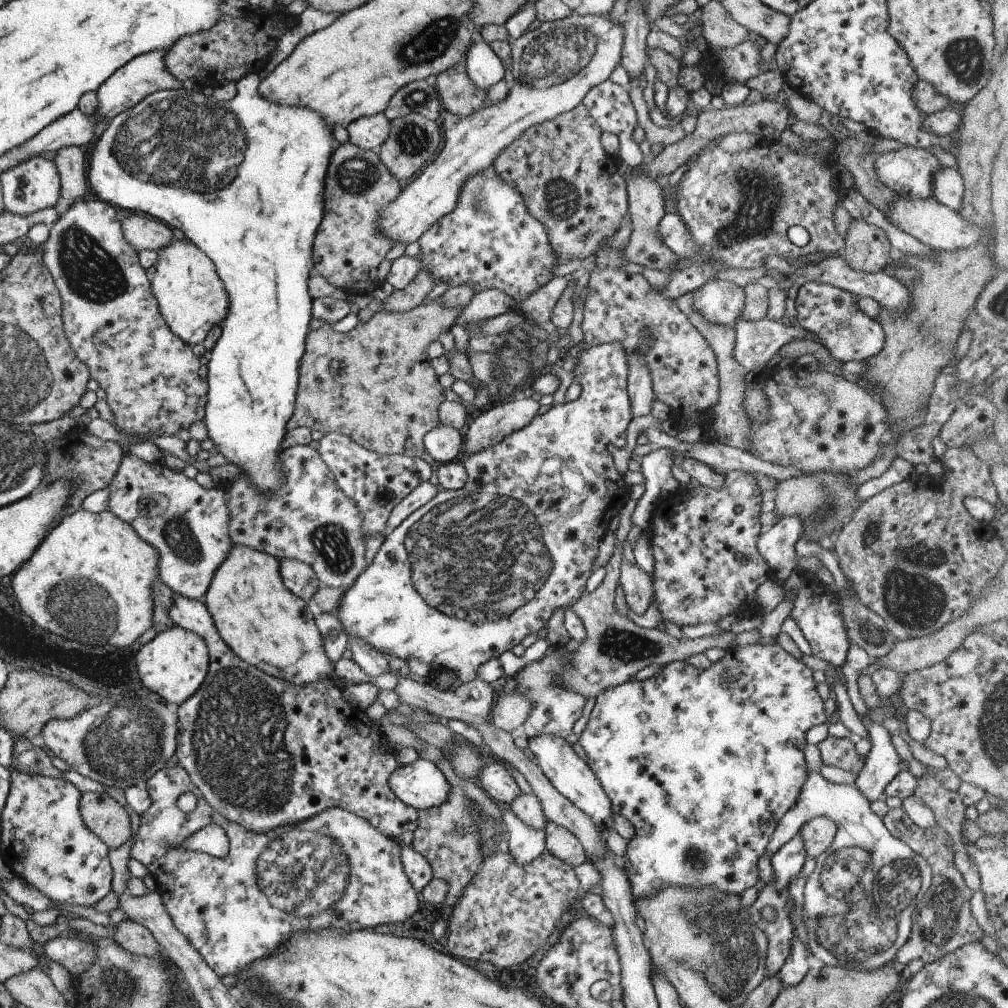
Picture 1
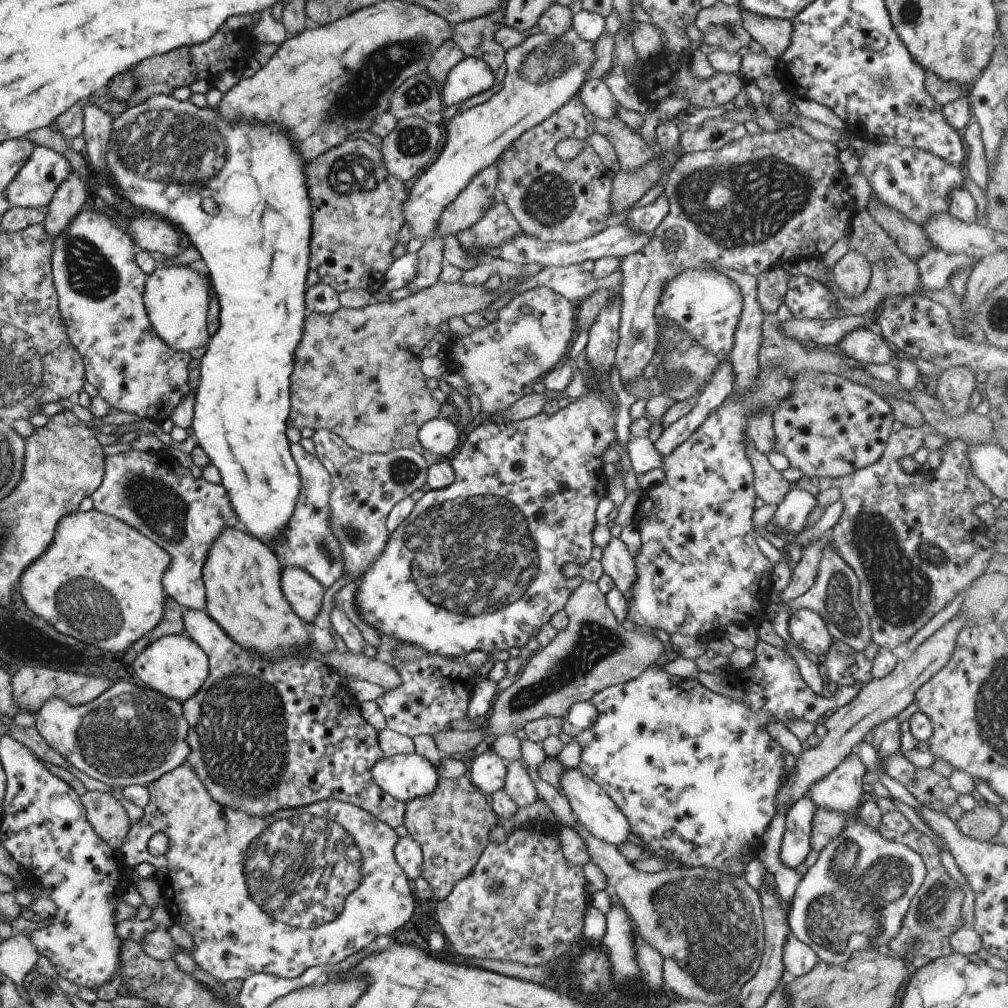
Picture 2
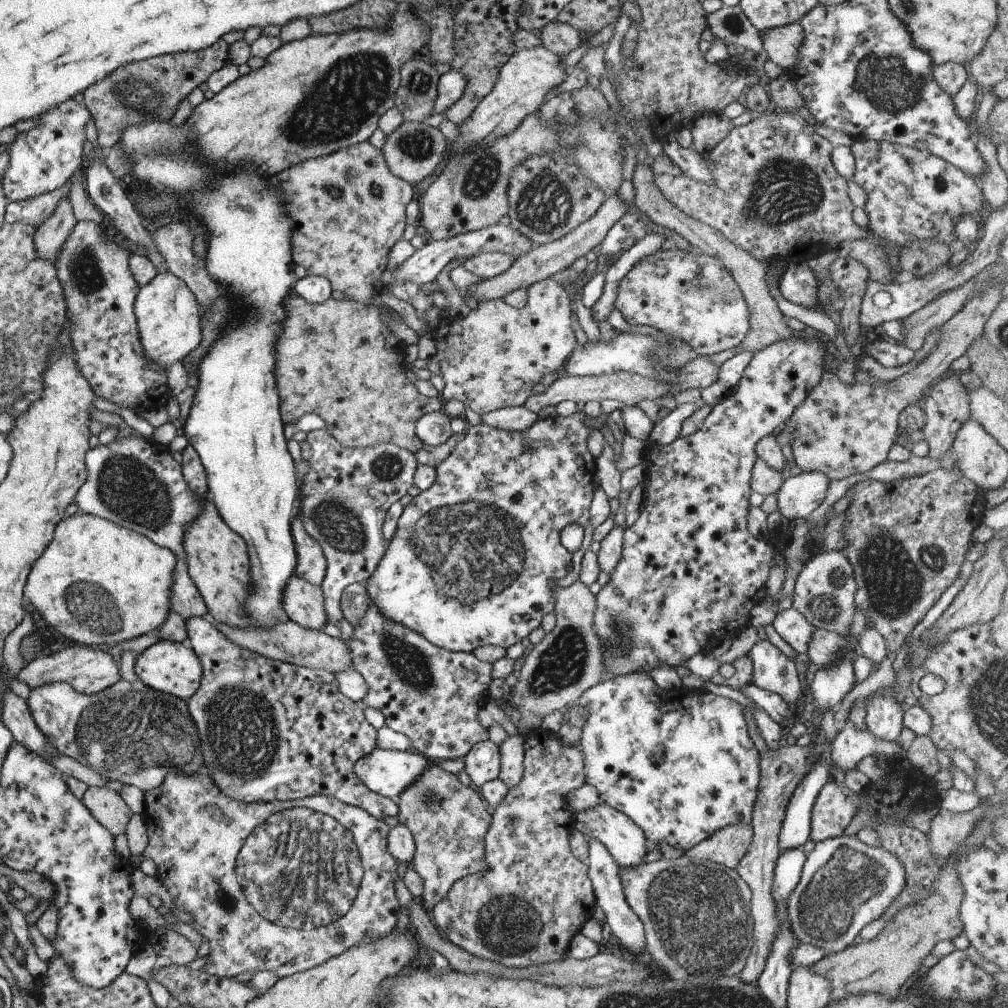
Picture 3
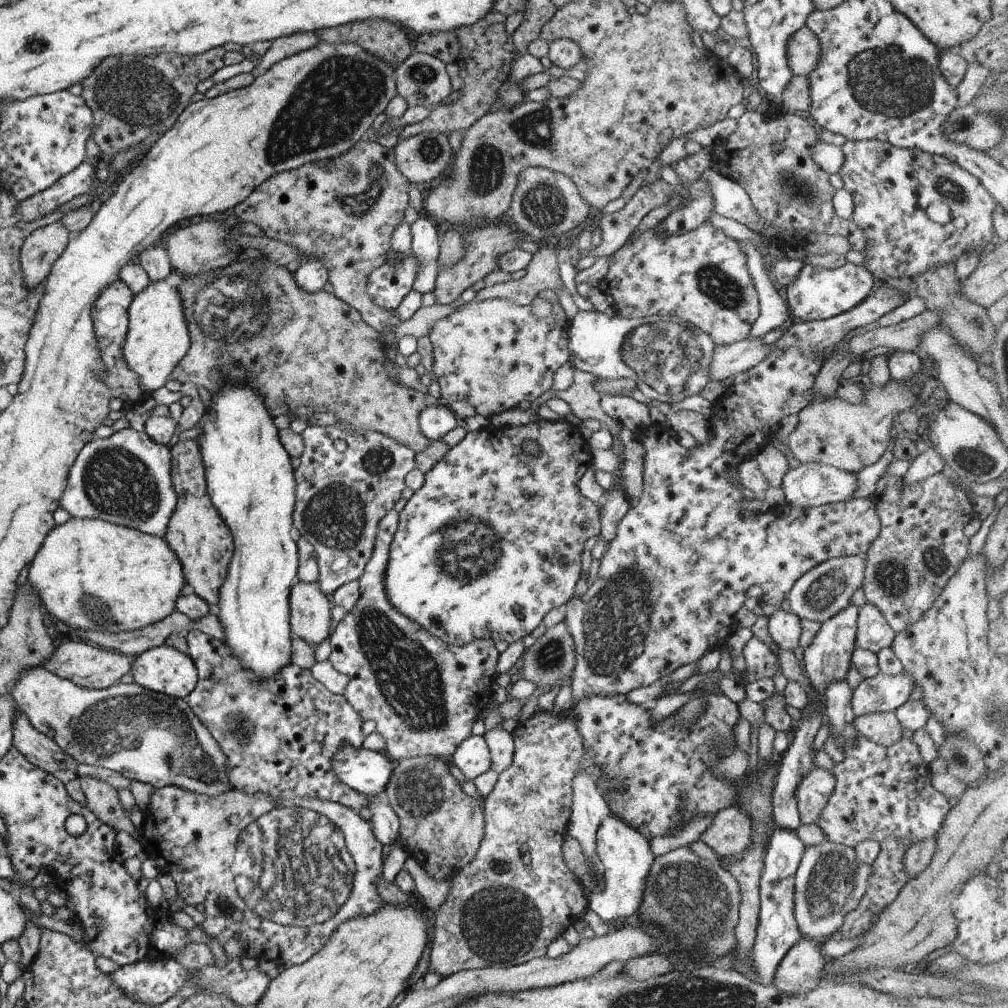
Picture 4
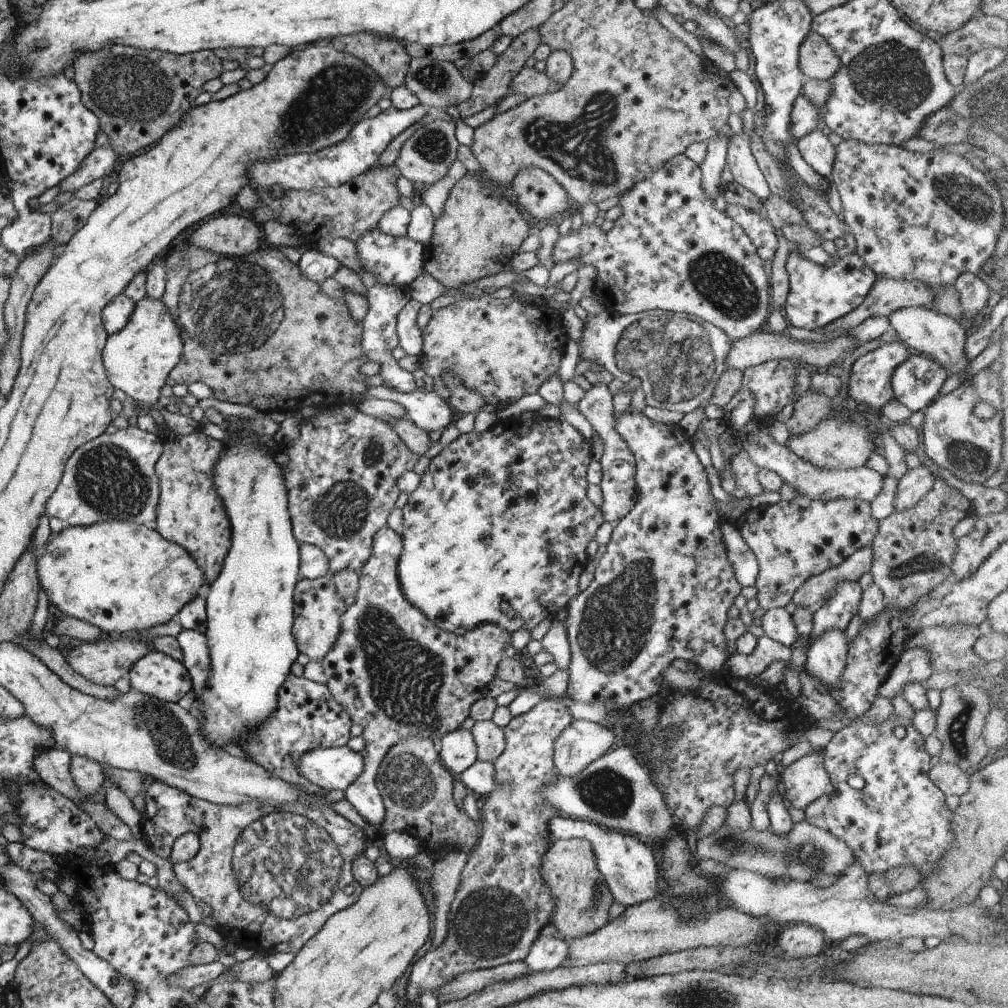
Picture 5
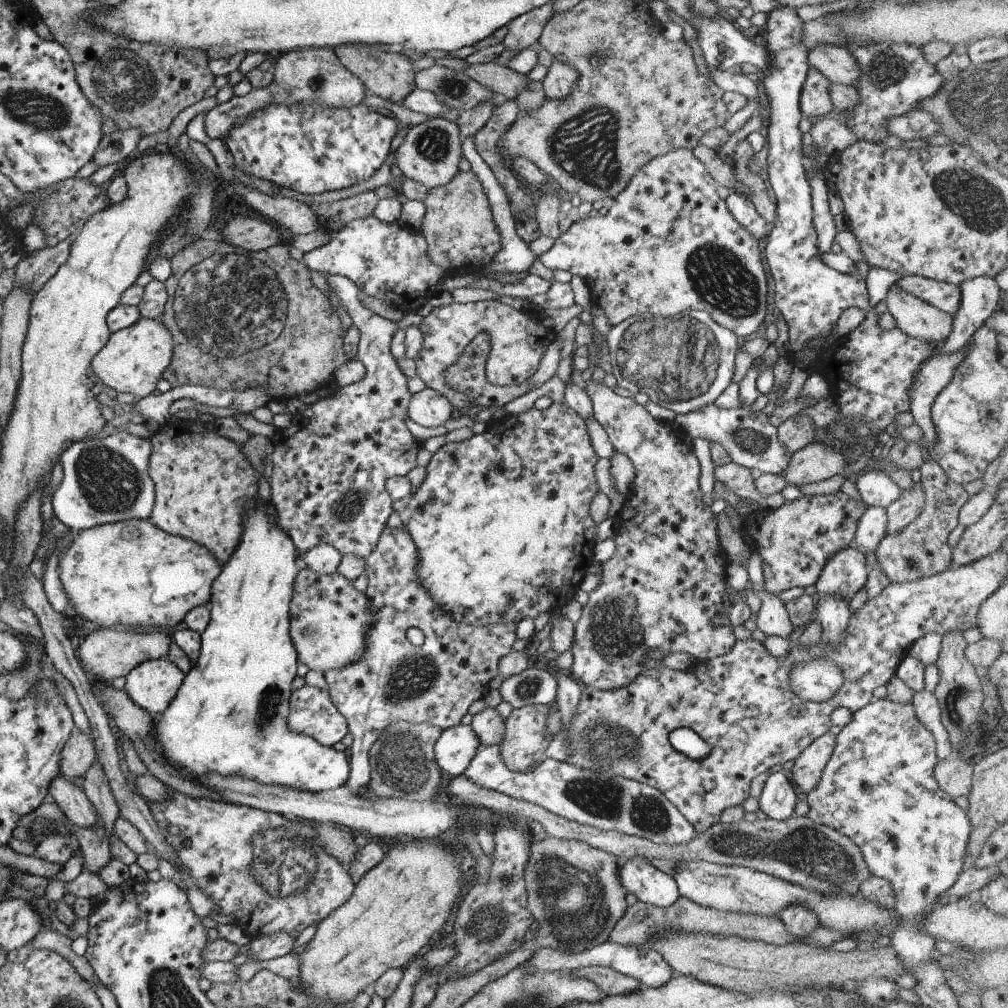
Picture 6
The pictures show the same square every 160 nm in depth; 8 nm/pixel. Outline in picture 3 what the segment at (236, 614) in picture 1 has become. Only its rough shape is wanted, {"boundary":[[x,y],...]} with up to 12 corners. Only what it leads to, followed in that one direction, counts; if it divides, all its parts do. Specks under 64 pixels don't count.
{"boundary":[[188,444],[182,477],[202,506],[185,529],[188,575],[215,622],[253,627],[247,545],[209,500]]}

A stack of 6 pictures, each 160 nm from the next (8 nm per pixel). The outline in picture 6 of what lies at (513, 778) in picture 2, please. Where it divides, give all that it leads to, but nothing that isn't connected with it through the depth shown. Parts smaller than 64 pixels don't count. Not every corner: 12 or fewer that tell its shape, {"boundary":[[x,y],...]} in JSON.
{"boundary":[[486,706],[474,714],[469,726],[479,746],[498,746],[504,720]]}

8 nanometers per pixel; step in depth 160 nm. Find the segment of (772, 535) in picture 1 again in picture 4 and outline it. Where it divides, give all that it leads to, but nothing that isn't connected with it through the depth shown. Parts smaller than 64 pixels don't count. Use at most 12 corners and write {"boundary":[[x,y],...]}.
{"boundary":[[821,463],[789,467],[784,504],[813,508],[851,498],[855,474]]}

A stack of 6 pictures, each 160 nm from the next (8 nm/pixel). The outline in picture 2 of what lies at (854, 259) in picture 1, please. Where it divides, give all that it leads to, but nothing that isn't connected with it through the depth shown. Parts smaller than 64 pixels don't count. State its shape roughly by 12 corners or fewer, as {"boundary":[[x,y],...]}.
{"boundary":[[861,254],[841,257],[831,270],[849,296],[861,294],[870,264]]}

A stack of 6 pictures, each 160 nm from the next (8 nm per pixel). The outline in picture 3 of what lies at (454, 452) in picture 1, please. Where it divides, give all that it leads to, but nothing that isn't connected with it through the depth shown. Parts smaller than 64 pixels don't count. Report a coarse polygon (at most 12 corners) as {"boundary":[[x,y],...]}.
{"boundary":[[442,410],[424,414],[414,426],[423,445],[443,444],[452,435]]}

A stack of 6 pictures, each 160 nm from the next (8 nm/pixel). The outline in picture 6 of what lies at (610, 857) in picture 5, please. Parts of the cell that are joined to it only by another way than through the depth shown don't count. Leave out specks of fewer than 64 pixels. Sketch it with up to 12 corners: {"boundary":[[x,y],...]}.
{"boundary":[[643,857],[617,866],[619,884],[637,901],[666,907],[674,878]]}

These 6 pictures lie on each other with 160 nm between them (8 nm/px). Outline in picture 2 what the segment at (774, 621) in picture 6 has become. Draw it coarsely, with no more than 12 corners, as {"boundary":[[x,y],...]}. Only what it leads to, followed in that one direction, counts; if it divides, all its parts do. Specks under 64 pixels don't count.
{"boundary":[[811,609],[788,618],[797,646],[821,658],[833,642]]}

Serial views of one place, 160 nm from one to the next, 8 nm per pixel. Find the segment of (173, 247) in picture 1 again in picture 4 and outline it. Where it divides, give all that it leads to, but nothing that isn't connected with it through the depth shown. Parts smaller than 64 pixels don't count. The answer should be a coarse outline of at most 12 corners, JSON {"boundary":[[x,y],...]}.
{"boundary":[[161,279],[133,295],[122,358],[144,396],[165,384],[191,339]]}

